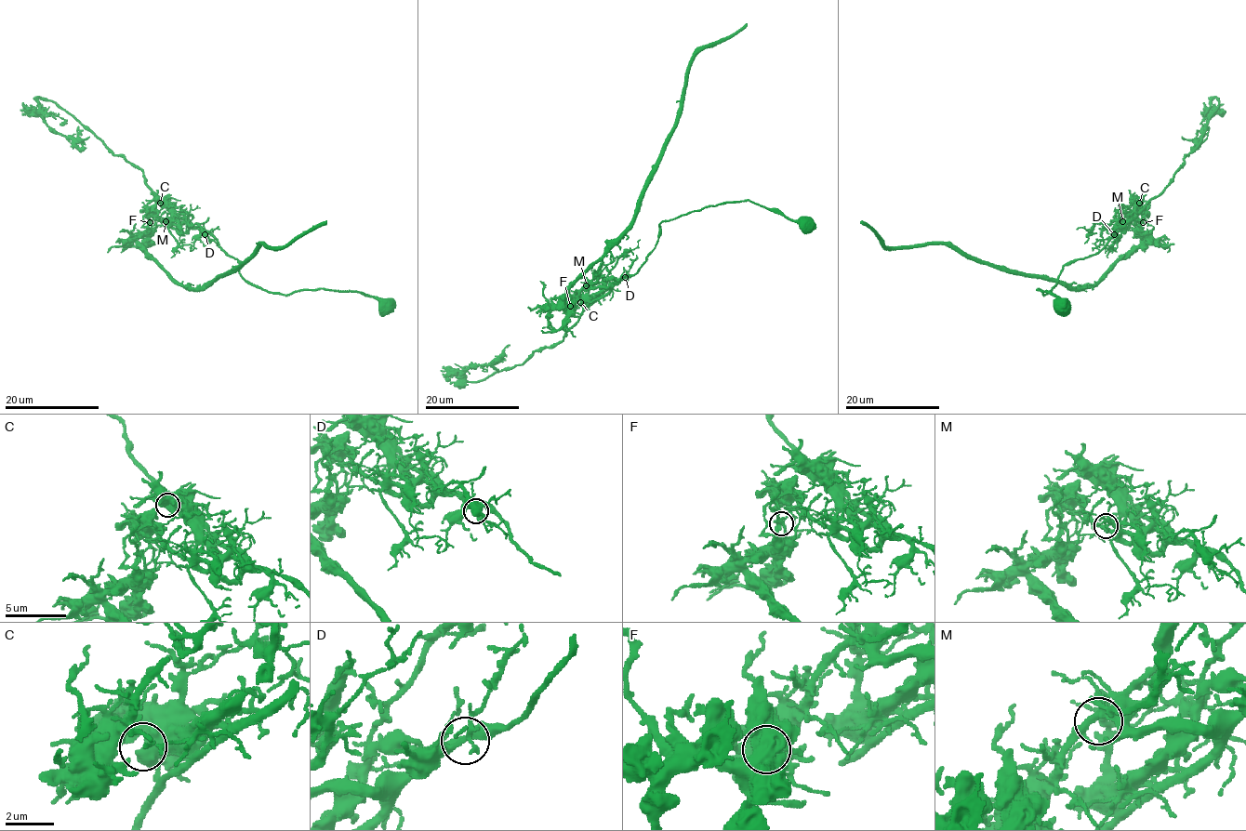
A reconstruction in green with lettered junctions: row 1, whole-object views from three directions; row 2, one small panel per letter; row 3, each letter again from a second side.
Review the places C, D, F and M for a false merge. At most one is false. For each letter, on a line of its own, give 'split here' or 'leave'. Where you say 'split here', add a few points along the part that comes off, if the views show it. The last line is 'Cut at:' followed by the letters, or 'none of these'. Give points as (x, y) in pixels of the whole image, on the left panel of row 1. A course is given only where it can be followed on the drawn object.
C: leave
D: leave
F: split here; foreign part runs (150, 223), (138, 241), (141, 246), (182, 285), (203, 288), (238, 267), (261, 244), (283, 246), (326, 221)
M: leave
Cut at: F

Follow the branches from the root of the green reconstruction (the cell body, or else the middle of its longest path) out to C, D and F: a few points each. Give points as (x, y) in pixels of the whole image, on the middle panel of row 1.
C: (806, 223), (749, 201), (666, 219), (656, 246), (634, 274), (580, 302)
D: (806, 223), (786, 218), (749, 201), (723, 202), (689, 211), (659, 224), (656, 246), (640, 270), (625, 277)
F: (806, 223), (749, 201), (666, 219), (656, 246), (634, 274), (607, 287), (585, 285), (570, 306)

